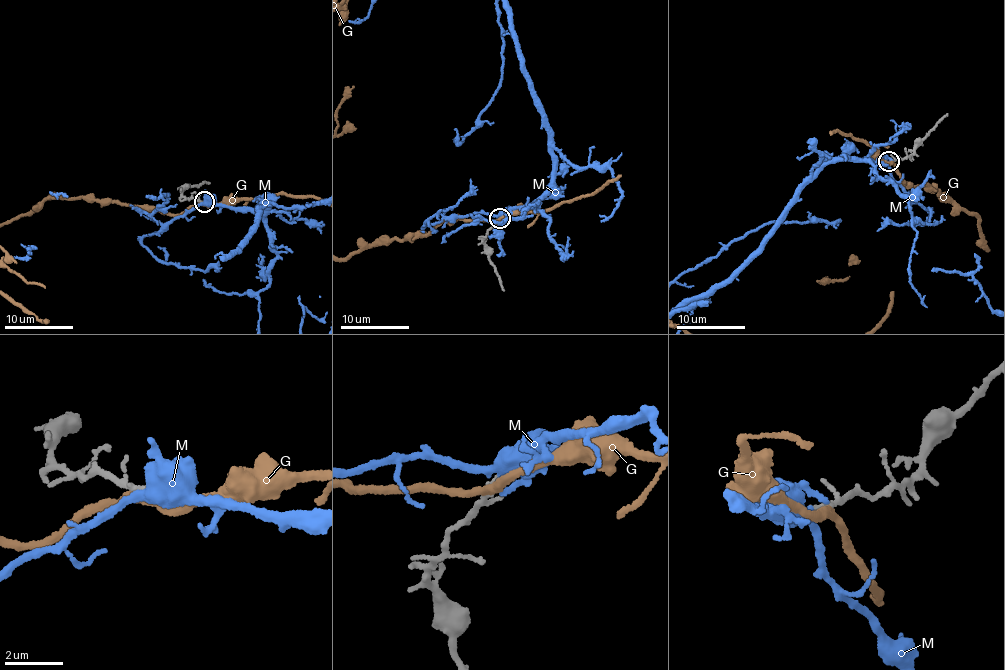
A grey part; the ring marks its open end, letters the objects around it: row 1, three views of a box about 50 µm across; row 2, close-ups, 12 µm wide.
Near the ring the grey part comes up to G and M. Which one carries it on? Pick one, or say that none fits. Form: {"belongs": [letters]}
{"belongs": ["M"]}

